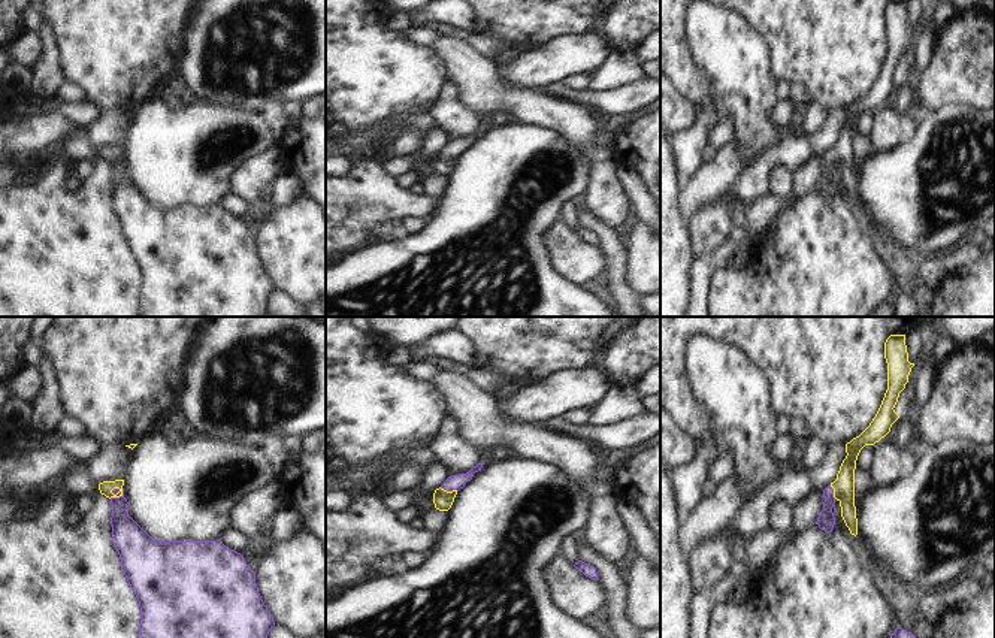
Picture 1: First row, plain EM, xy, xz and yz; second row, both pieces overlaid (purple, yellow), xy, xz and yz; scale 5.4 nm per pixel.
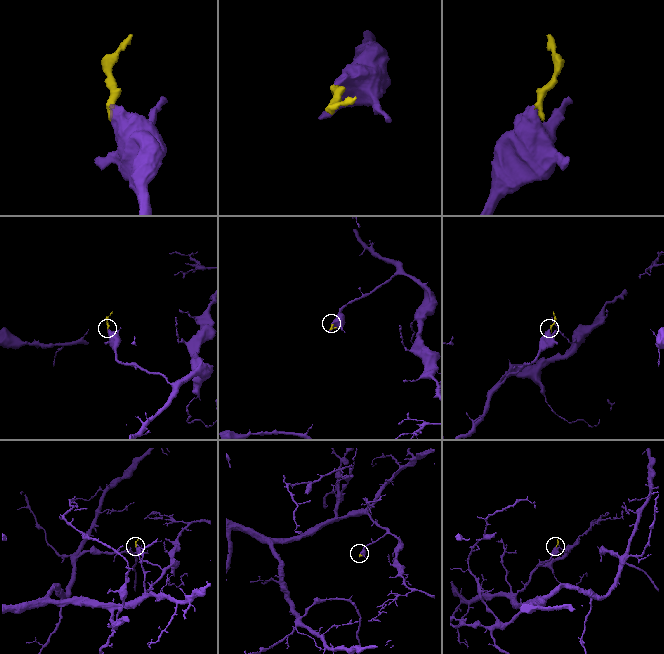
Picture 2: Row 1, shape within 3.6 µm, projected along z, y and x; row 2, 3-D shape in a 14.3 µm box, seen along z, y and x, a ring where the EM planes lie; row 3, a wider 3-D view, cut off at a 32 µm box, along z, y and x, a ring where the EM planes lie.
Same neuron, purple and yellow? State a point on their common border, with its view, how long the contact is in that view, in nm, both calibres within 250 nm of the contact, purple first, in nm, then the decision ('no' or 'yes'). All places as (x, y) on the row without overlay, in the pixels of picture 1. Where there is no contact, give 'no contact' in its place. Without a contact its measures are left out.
meets purple in xy at (115, 159); contact 90 nm long; 170 nm thick on the purple side, 70 nm on the other; yes

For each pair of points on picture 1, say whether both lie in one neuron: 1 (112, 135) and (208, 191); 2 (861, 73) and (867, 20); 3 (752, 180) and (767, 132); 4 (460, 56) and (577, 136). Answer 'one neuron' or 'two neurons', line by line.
1: two neurons
2: one neuron
3: two neurons
4: one neuron

